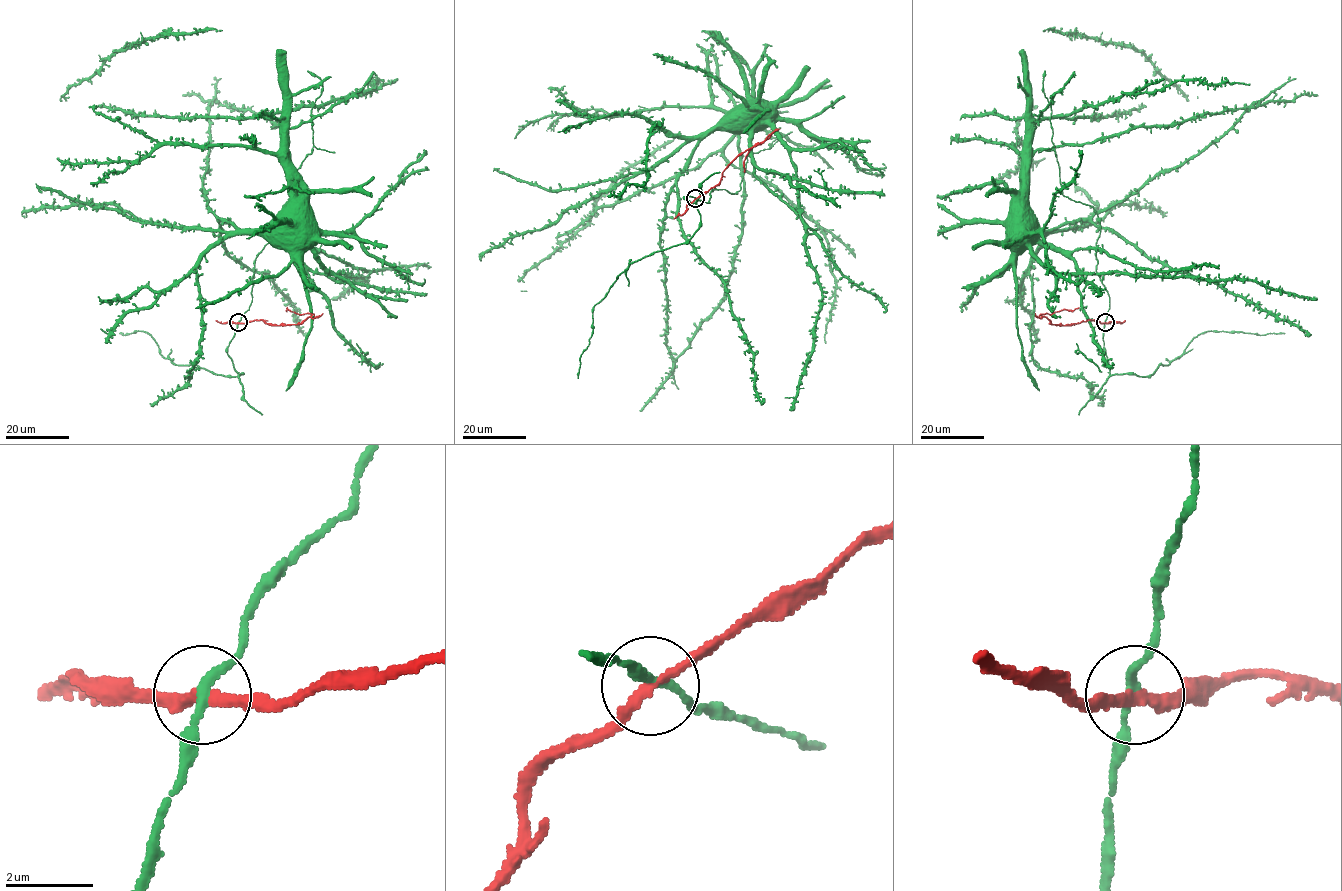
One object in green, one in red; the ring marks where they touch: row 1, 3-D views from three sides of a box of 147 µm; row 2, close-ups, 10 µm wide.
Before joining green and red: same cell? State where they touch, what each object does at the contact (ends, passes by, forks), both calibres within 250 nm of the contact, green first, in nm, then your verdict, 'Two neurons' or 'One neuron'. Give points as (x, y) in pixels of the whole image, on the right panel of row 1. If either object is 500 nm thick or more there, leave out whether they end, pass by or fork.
Place: (1105, 322). At the ring green passes by. At the ring red passes by. Thickness 180 nm (green) against 240 nm. Two neurons

